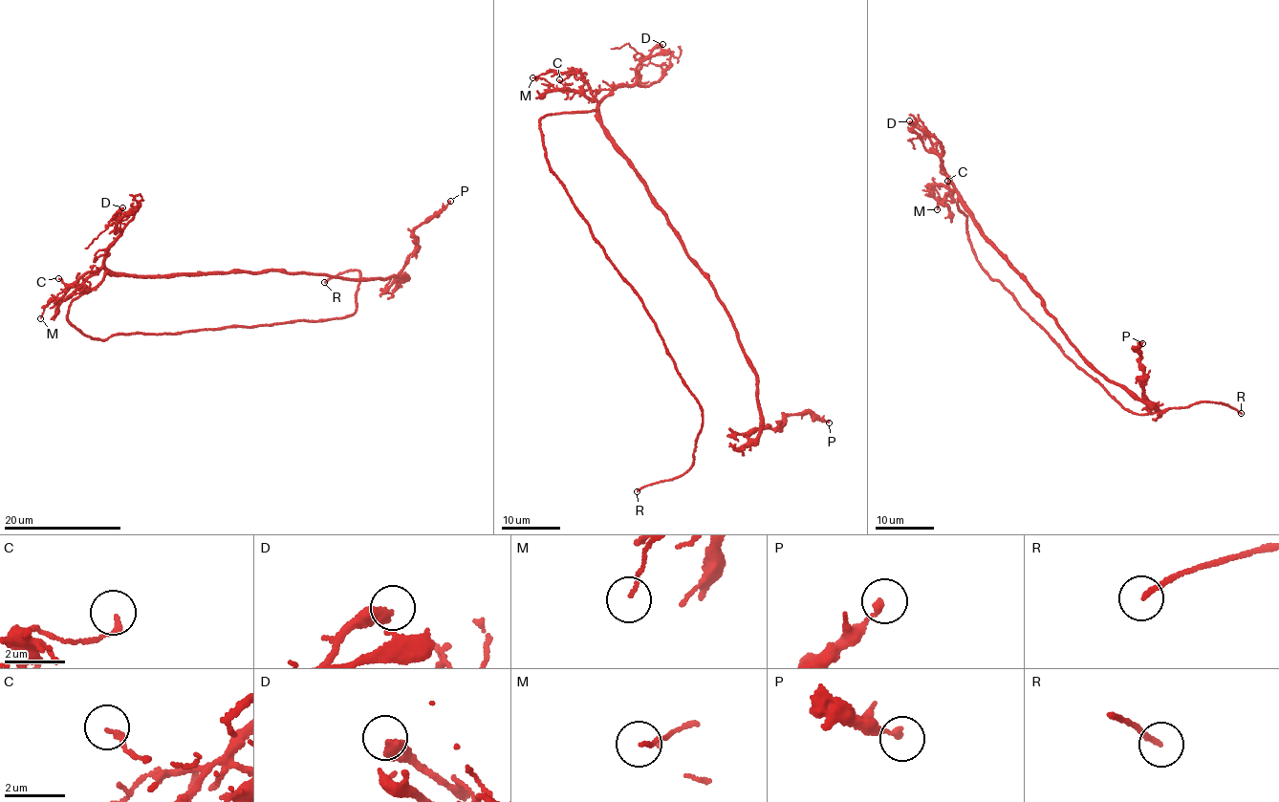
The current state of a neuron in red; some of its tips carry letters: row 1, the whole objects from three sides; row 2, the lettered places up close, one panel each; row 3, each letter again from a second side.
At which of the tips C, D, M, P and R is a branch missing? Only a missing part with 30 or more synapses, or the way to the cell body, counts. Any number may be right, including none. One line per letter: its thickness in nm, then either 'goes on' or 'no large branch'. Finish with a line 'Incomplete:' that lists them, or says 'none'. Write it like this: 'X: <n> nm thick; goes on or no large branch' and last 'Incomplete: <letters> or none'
C: 160 nm thick; no large branch
D: 300 nm thick; no large branch
M: 110 nm thick; no large branch
P: 200 nm thick; no large branch
R: 170 nm thick; goes on
Incomplete: R

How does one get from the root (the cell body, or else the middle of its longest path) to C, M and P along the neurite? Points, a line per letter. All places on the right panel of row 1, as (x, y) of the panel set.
C: (961, 213), (957, 207), (959, 195), (956, 192), (937, 184), (932, 187), (946, 184), (947, 181)
M: (961, 213), (957, 207), (959, 195), (937, 184), (930, 191), (937, 201), (937, 209)
P: (961, 213), (960, 200), (1025, 276), (1086, 361), (1148, 405), (1141, 357), (1134, 348), (1142, 343)

